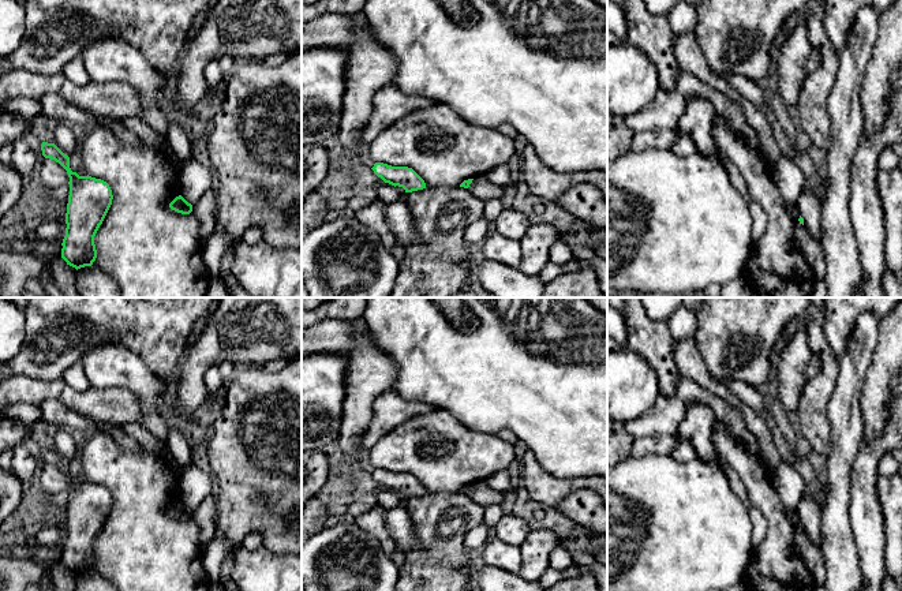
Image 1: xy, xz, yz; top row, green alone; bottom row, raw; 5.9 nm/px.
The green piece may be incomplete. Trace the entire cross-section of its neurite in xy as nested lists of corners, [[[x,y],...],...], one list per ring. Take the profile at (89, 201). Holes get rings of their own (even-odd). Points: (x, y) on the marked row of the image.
[[[42,142],[42,156],[55,160],[68,173],[70,195],[66,213],[66,236],[61,258],[76,270],[91,266],[97,258],[94,236],[102,224],[111,205],[112,190],[101,179],[79,176],[70,168],[70,157],[55,143]]]

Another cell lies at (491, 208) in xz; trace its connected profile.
[[[491,199],[484,202],[484,213],[483,217],[486,217],[489,221],[494,221],[495,217],[499,214],[499,212],[504,209],[501,199]]]

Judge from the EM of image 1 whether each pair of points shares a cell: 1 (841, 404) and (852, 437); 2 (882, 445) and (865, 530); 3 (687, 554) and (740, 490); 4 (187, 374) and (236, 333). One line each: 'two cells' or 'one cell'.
1: one cell
2: one cell
3: two cells
4: one cell

